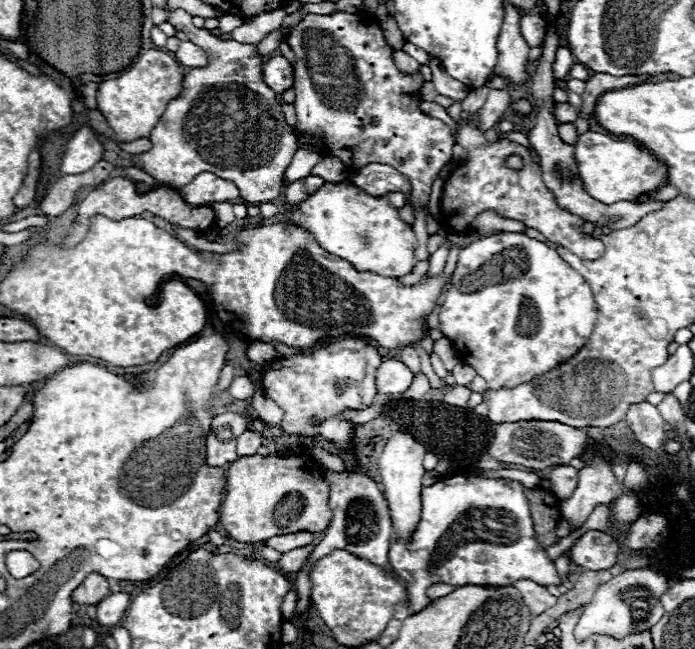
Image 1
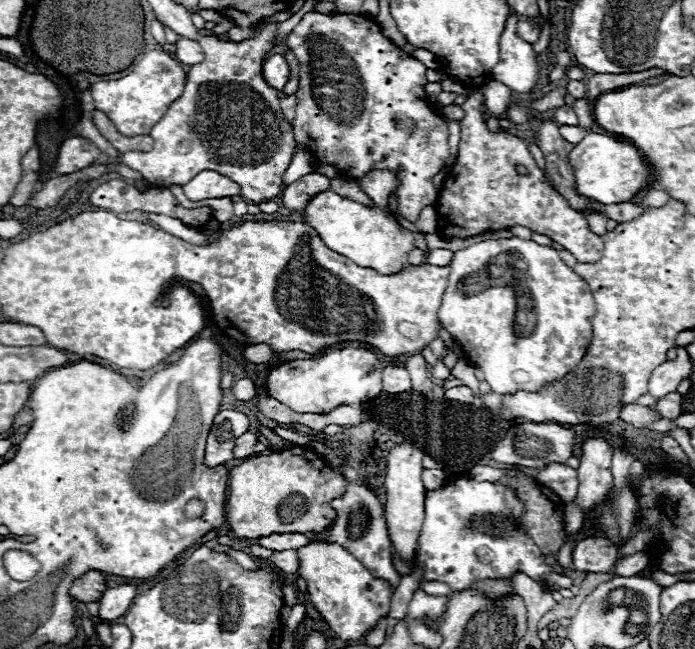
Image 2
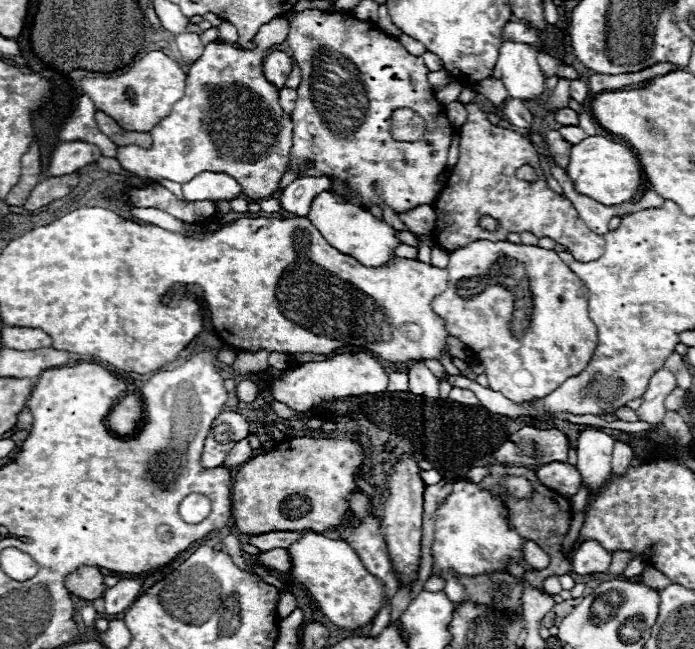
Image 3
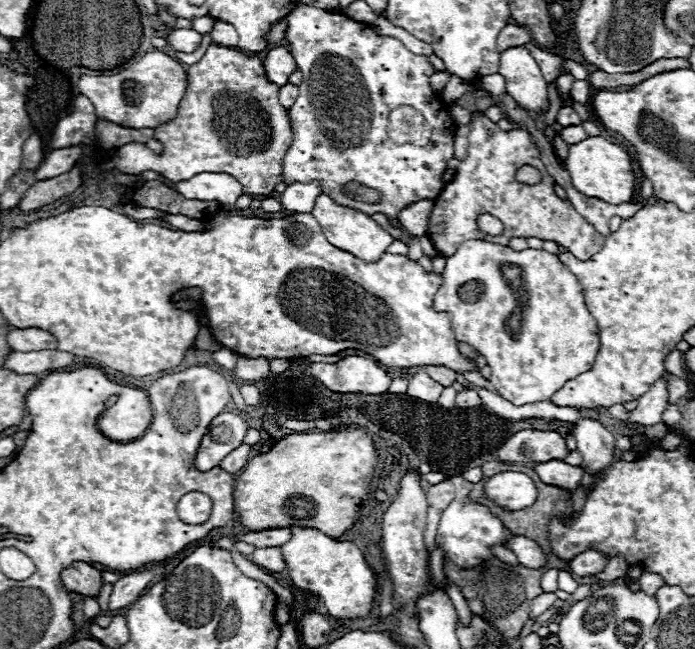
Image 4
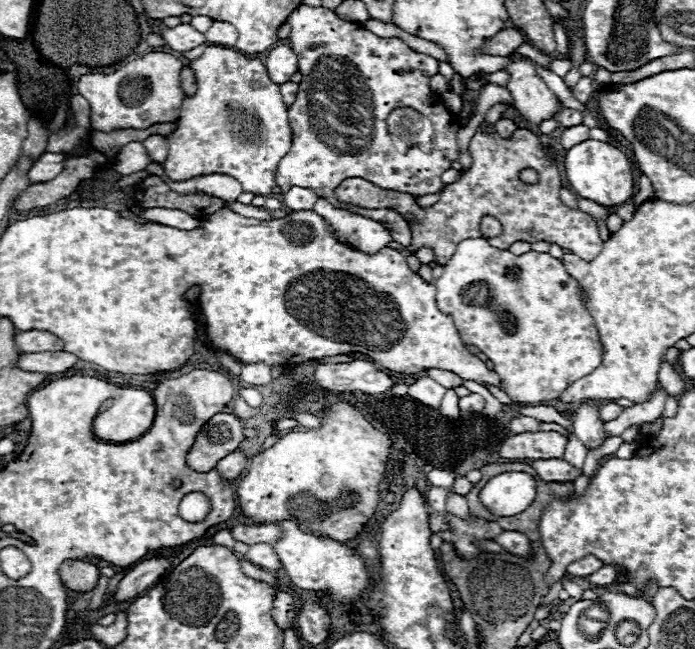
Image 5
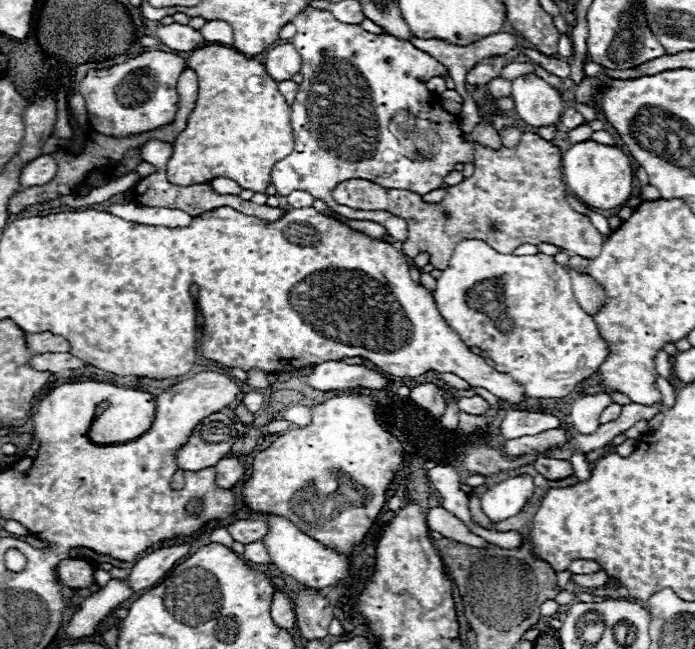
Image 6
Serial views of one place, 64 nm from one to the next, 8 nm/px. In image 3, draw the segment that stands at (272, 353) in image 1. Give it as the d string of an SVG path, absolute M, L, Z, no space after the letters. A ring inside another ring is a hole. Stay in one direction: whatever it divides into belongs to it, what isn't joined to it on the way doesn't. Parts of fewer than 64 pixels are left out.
M240 352L236 356L234 368L240 374L252 374L252 372L264 372L268 368L268 352Z

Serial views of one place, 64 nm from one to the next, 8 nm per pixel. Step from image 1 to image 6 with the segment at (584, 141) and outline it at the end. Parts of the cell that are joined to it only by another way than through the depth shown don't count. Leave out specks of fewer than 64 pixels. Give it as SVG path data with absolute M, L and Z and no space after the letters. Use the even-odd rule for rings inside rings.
M594 140L574 144L562 154L562 170L568 190L588 206L610 210L624 204L632 194L634 172L628 156L616 146L606 146Z

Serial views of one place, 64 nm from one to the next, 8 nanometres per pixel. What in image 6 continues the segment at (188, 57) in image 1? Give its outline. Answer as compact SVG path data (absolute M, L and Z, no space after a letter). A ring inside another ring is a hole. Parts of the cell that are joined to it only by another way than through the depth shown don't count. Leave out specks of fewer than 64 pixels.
M178 22L168 24L168 26L160 26L156 30L156 38L176 52L194 50L204 42L204 38L198 30L194 30L188 24L178 24Z

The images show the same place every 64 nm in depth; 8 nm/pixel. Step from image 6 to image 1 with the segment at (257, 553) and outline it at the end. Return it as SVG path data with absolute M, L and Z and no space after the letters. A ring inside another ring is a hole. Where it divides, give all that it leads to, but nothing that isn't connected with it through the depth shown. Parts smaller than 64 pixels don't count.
M304 546L304 548L296 548L296 550L290 550L286 554L282 554L282 558L276 562L276 566L284 572L298 572L306 560L310 558L310 554L314 552L314 546Z

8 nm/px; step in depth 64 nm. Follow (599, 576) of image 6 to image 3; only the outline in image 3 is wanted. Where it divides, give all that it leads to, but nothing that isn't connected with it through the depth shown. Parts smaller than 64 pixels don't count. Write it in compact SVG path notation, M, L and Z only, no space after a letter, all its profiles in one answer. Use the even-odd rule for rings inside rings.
M618 550L618 552L614 552L614 558L612 558L612 566L610 566L610 570L608 570L608 574L614 574L614 576L618 576L618 574L622 574L624 572L624 568L628 566L628 562L632 560L632 552L626 552L626 550Z

